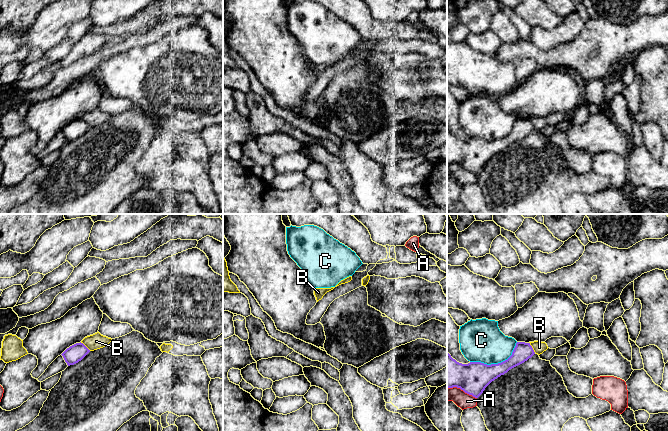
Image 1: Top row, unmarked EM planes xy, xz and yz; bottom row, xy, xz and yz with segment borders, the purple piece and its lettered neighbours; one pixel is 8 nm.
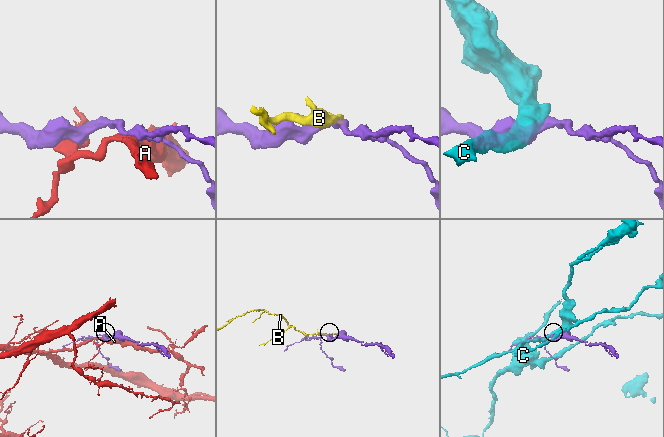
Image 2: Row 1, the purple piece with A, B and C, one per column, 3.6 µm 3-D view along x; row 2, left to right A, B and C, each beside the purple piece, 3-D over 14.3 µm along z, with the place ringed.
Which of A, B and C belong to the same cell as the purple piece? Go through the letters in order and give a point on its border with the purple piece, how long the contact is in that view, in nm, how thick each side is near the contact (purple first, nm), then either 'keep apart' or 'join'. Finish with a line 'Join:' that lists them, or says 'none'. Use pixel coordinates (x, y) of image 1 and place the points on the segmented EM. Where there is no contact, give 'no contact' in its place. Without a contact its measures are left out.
A: contact yz (462, 389); length 260 nm; calibres 240 and 130 nm; keep apart
B: contact yz (531, 347); length 100 nm; calibres 150 and 100 nm; keep apart
C: contact yz (496, 364); length 420 nm; calibres 240 and 340 nm; keep apart
Join: none

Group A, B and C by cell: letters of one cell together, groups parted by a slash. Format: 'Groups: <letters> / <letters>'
Groups: A / B / C

